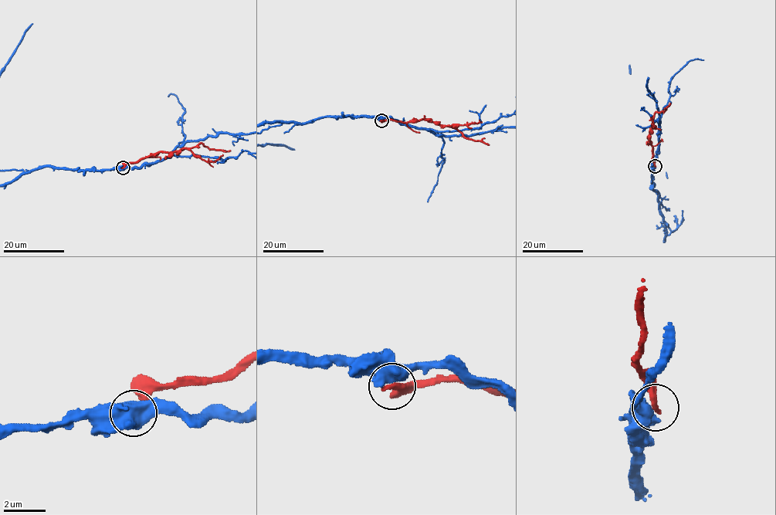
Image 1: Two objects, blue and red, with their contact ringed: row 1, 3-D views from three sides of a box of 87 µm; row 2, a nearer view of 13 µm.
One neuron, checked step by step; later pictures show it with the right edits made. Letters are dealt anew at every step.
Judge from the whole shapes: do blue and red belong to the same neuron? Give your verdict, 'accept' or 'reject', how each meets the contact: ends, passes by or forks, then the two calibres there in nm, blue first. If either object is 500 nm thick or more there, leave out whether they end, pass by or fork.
reject; calibres 600 and 320 nm

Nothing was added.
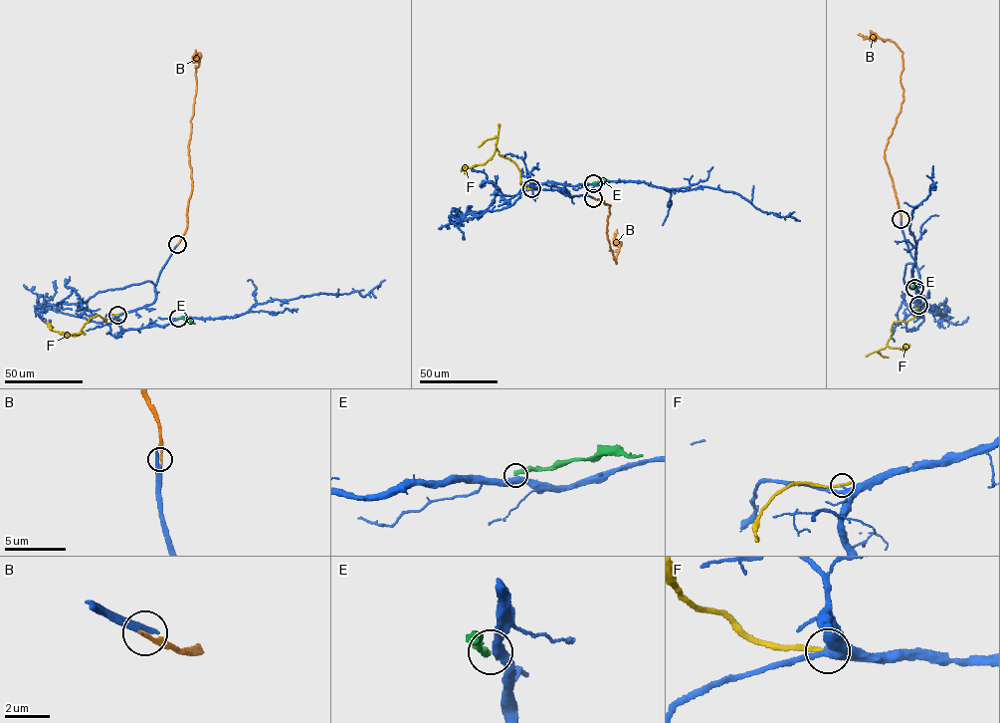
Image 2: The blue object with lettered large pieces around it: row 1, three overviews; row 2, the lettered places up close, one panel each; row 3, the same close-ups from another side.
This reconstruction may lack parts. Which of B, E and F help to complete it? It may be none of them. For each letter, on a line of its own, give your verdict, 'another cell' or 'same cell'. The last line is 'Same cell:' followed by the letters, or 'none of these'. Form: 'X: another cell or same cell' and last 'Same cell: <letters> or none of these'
B: same cell
E: another cell
F: another cell
Same cell: B

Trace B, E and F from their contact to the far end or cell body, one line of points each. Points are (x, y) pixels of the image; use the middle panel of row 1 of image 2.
B: (594, 198), (610, 205), (607, 236), (616, 264), (619, 248), (614, 239), (617, 229)
E: (592, 183), (609, 180)
F: (531, 188), (522, 185), (516, 164), (500, 155), (497, 147), (485, 163), (466, 166), (461, 171)

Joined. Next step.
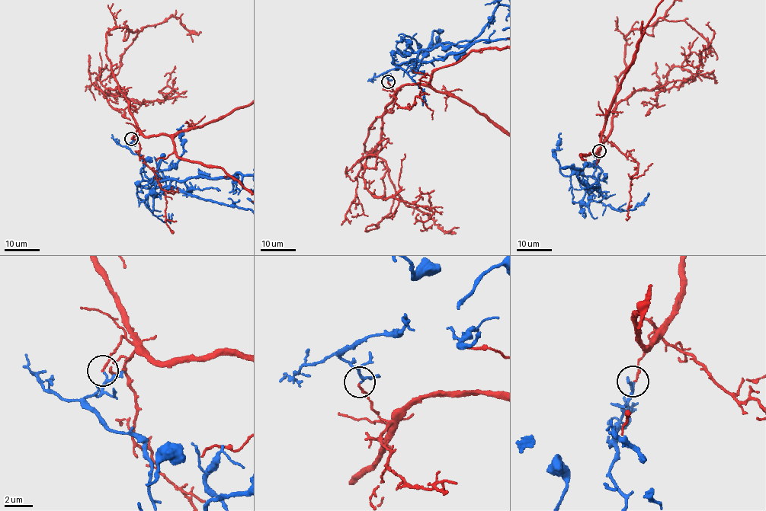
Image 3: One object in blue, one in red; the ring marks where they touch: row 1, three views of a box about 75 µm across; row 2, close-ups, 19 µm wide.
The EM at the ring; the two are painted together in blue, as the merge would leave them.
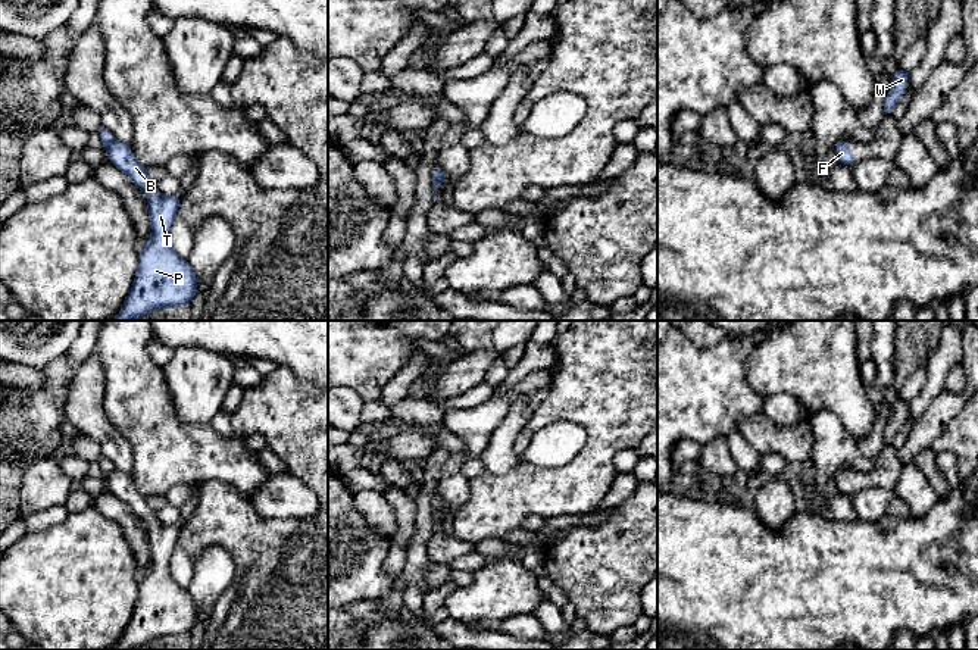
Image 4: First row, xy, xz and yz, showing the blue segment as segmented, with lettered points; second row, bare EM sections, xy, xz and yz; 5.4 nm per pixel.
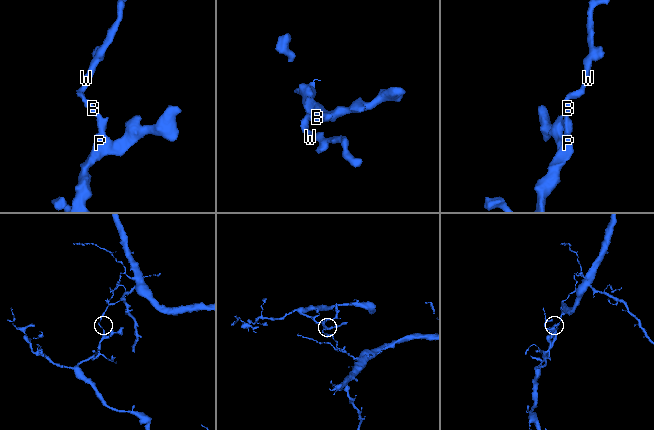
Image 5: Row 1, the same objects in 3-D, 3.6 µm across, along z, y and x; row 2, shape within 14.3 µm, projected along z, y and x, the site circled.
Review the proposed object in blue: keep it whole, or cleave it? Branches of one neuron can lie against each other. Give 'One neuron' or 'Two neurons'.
Two neurons

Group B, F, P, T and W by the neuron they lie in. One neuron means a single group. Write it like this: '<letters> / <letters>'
B F P T / W

